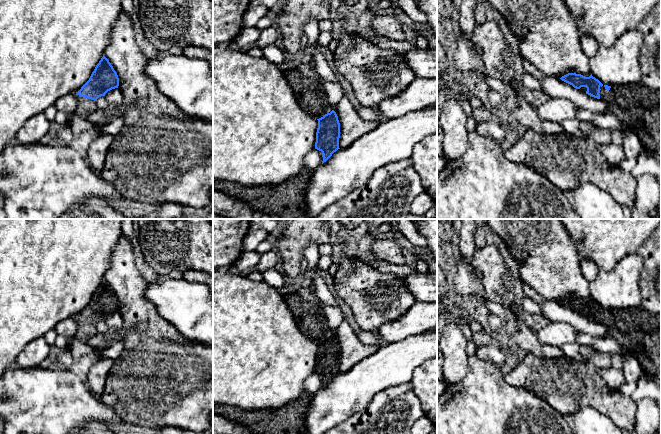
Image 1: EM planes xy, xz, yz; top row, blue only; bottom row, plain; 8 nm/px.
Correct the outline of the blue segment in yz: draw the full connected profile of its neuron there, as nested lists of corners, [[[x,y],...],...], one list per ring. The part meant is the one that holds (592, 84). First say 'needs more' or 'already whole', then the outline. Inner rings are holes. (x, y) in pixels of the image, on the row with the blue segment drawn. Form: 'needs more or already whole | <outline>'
needs more | [[[568,73],[560,79],[576,89],[586,87],[586,94],[608,101],[611,106],[607,113],[618,117],[622,121],[626,132],[637,134],[643,148],[646,150],[661,153],[661,90],[651,90],[644,85],[638,85],[632,91],[626,88],[620,89],[617,86],[603,85],[592,74],[589,77],[585,77],[581,74]]]

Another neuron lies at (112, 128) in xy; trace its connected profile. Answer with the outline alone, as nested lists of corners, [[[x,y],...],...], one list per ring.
[[[122,117],[115,118],[104,124],[98,131],[99,134],[111,135],[115,137],[122,128]]]

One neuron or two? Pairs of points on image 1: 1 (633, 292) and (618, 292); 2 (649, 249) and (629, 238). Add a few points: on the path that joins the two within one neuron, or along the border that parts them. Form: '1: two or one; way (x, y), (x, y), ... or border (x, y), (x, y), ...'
1: one; way (629, 292), (622, 292)
2: two; border (650, 235), (636, 252)

